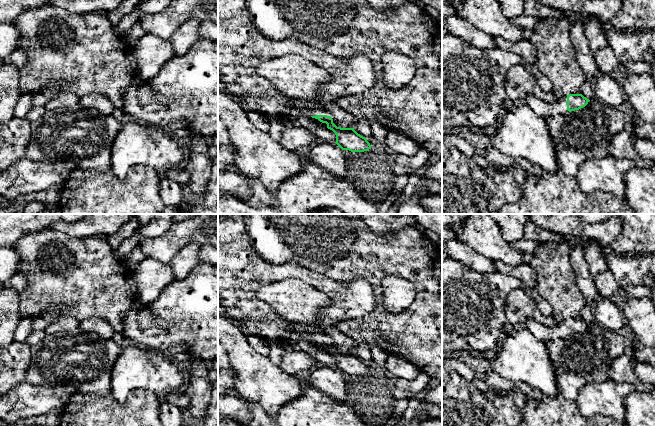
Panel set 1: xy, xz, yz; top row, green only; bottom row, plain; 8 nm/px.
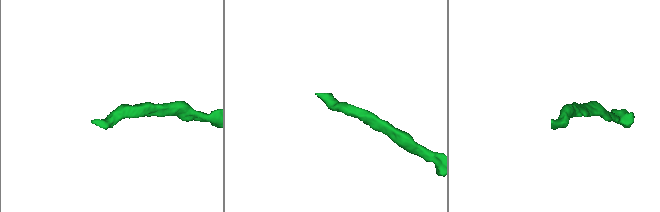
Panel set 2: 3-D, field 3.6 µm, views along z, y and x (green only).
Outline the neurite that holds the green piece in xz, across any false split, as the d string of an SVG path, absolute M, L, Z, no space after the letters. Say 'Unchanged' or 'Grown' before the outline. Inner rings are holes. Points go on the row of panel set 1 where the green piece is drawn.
Grown. M289 54L259 64L256 71L282 94L304 103L311 110L312 118L326 123L327 128L336 134L335 143L342 150L364 152L371 148L367 139L354 128L337 127L329 113L319 106L322 98L318 95L318 90L321 85L331 80L330 74L324 68L301 55Z

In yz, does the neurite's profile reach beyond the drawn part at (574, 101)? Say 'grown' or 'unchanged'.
grown

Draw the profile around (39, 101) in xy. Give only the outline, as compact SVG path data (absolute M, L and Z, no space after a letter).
M43 95L33 96L33 107L34 108L45 108L45 105L49 102L49 99Z

